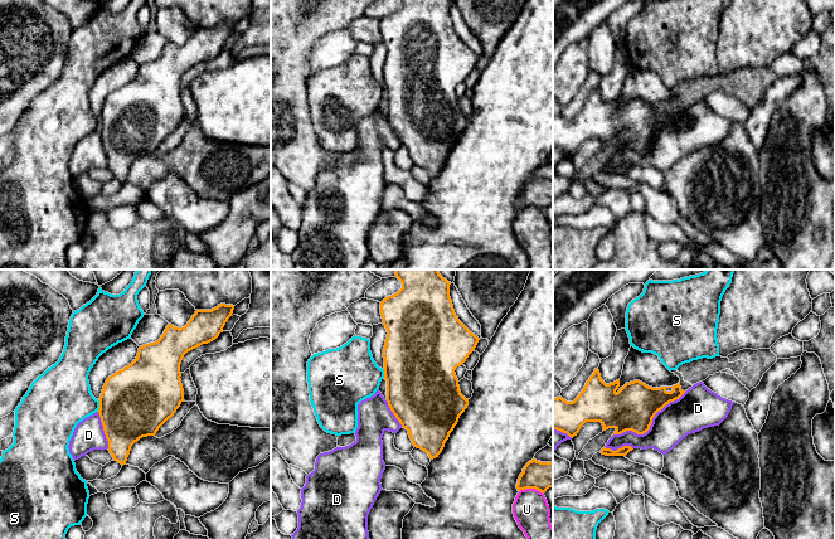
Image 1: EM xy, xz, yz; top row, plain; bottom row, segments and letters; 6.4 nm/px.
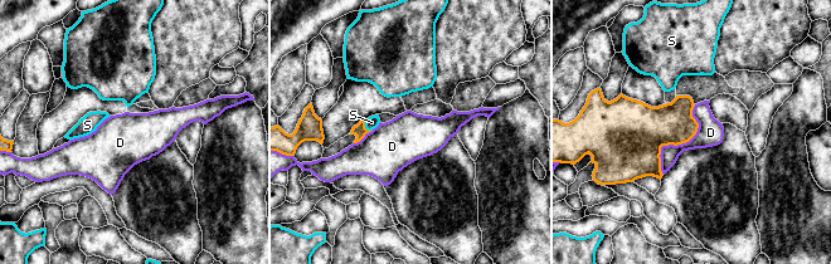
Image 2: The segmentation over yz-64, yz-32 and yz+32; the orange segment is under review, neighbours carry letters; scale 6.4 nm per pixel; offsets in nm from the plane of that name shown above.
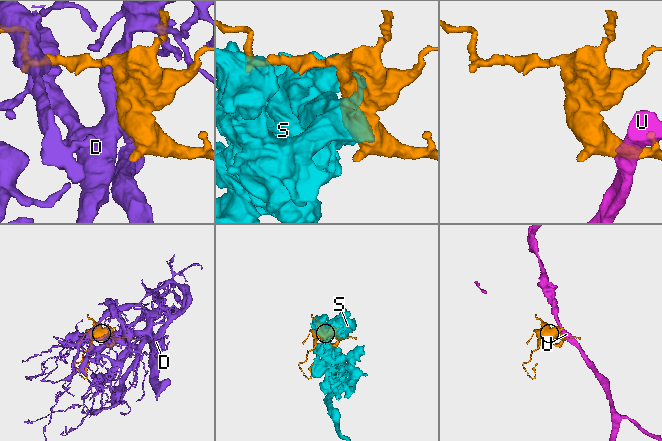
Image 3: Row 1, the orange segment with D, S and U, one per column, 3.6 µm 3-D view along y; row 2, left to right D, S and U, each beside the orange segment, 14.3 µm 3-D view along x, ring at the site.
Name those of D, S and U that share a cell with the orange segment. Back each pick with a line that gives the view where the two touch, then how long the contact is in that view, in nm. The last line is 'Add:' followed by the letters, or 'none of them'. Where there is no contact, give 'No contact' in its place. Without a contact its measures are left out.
Add: none of them

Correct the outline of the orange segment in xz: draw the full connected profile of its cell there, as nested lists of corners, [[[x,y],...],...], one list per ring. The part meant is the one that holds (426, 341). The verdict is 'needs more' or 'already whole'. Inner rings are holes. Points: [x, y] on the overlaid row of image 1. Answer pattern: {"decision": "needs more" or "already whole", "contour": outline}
{"decision": "needs more", "contour": [[[394,270],[402,288],[380,302],[380,315],[387,329],[383,349],[384,379],[387,380],[387,402],[403,428],[408,431],[414,447],[427,452],[429,458],[438,457],[460,416],[469,406],[460,390],[456,368],[465,365],[474,370],[480,360],[475,350],[479,338],[472,334],[456,316],[450,297],[450,285],[438,270]]]}

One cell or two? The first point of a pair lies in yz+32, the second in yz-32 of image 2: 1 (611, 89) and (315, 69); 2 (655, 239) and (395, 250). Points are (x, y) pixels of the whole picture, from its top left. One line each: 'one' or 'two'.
1: two
2: one

